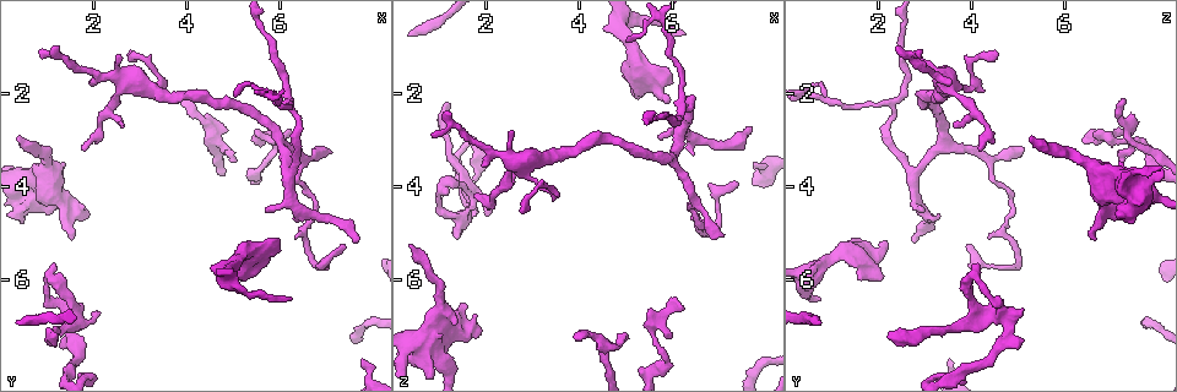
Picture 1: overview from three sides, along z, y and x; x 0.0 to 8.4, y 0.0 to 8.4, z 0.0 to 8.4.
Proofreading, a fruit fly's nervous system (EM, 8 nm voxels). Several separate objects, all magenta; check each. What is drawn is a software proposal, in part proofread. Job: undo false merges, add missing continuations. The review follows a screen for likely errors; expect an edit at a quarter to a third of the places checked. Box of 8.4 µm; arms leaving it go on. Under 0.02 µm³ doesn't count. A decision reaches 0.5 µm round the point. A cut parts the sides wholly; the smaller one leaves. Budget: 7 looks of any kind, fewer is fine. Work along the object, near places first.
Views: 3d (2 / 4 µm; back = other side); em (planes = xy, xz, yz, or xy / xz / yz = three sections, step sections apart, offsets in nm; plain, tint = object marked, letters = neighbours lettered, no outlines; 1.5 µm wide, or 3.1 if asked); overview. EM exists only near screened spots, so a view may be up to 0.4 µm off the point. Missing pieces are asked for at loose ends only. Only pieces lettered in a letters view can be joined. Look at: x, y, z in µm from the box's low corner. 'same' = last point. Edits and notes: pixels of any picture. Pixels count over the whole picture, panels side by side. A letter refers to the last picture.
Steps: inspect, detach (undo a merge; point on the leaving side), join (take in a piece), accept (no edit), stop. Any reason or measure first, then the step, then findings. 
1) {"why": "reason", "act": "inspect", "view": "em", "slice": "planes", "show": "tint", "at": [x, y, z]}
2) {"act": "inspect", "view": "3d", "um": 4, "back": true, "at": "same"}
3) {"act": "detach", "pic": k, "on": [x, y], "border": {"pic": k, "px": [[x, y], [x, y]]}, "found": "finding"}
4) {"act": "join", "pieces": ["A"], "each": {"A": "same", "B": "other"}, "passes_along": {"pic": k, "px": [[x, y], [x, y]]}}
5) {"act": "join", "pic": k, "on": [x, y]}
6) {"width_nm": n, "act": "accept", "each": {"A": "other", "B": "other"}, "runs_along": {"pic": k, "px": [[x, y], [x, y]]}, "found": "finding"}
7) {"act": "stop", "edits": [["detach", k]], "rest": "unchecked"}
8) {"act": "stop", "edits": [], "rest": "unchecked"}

{"why": "closes a loop", "act": "inspect", "view": "3d", "um": 4, "at": [0.95, 6.15, 4.30]}

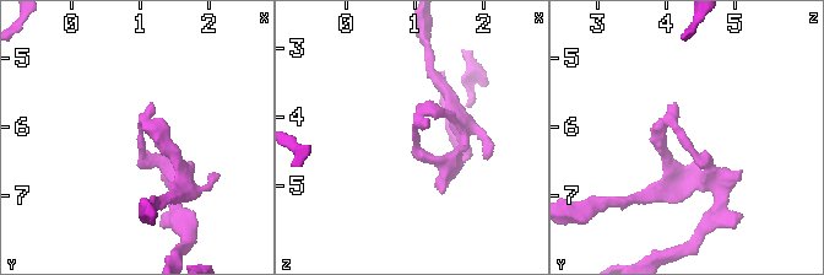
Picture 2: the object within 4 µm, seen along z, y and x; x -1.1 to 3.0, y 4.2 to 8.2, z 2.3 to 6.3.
{"act": "inspect", "view": "em", "slice": "planes", "show": "letters", "at": [1.00, 6.20, 4.30]}

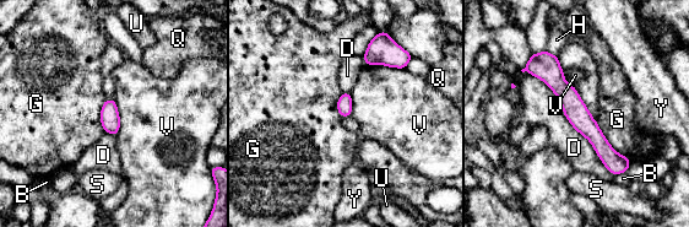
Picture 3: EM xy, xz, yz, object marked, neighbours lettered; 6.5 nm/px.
{"width_nm": 100, "longest_contact_nm": ["D", 440], "act": "accept", "each": {"B": "other", "D": "other", "G": "other", "H": "other", "Q": "other", "S": "other", "U": "other", "V": "other", "Y": "other"}, "found": "one neuron here"}

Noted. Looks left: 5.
{"why": "thick turns thin", "act": "inspect", "view": "em", "slice": "xy", "step": 4, "show": "tint", "at": [1.05, 3.45, 6.35]}

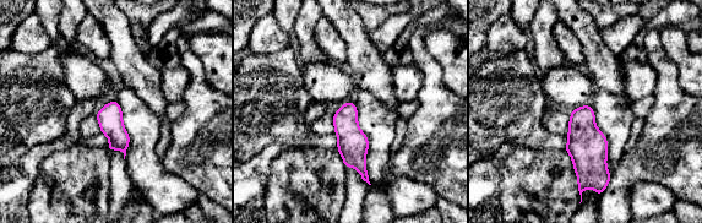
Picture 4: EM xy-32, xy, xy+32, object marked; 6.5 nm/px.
{"act": "inspect", "view": "em", "slice": "xy", "step": 4, "show": "letters", "at": "same"}

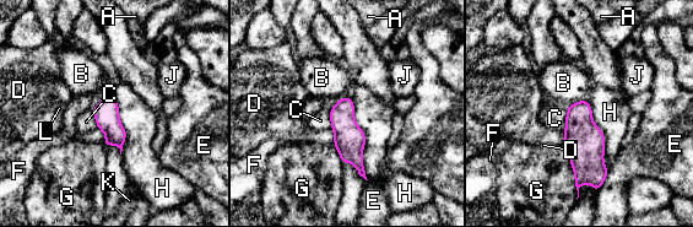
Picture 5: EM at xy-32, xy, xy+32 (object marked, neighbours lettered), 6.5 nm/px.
{"act": "accept", "each": {"A": "other", "B": "other", "C": "other", "D": "other", "E": "other", "F": "other", "G": "other", "H": "other", "J": "other", "K": "other", "L": "other"}, "border": {"pic": 5, "px": [[350, 96], [364, 134], [368, 179]]}, "found": "one neuron here"}

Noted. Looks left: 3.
{"why": "tapers out", "act": "inspect", "view": "em", "slice": "planes", "show": "letters", "at": [1.85, 3.20, 4.20]}

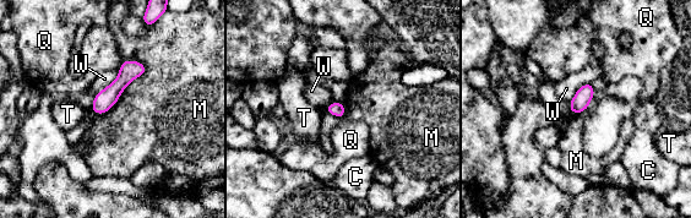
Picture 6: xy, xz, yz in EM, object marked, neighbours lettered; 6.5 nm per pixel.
{"act": "accept", "each": {"C": "other", "M": "other", "Q": "other", "T": "other", "W": "other"}, "found": "none of them fits"}

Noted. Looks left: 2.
{"act": "stop", "edits": [], "rest": "unchecked"}

